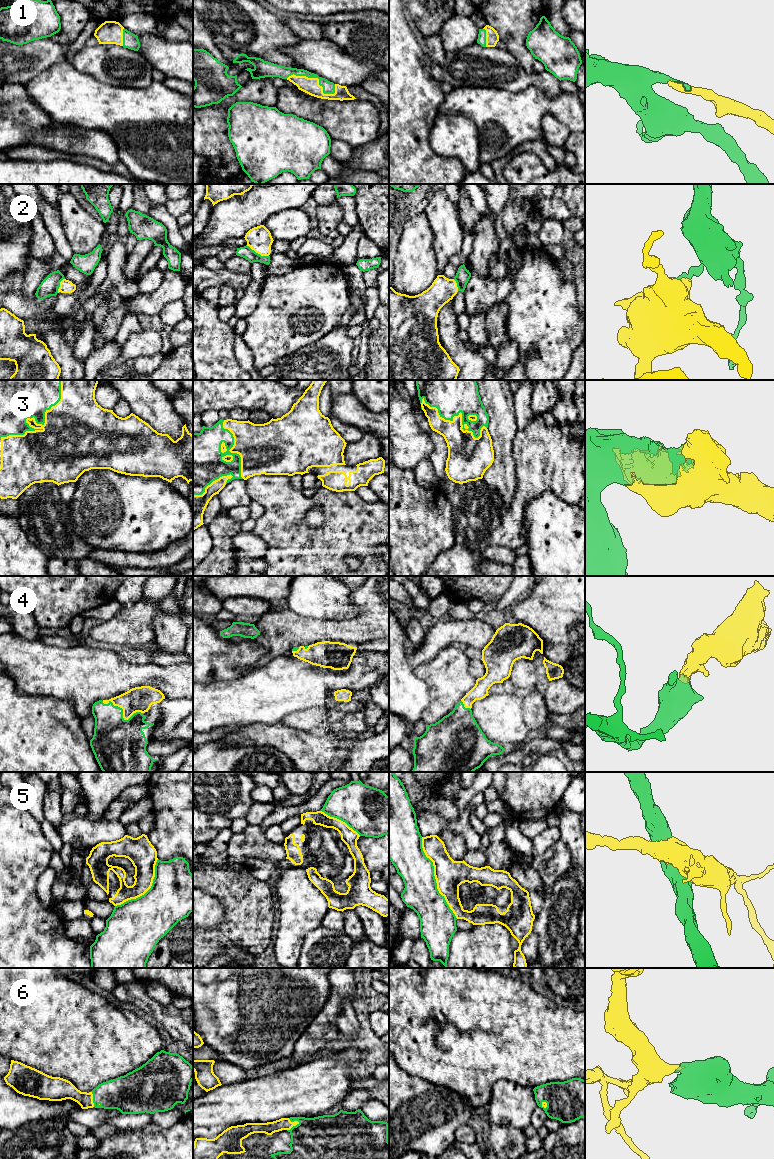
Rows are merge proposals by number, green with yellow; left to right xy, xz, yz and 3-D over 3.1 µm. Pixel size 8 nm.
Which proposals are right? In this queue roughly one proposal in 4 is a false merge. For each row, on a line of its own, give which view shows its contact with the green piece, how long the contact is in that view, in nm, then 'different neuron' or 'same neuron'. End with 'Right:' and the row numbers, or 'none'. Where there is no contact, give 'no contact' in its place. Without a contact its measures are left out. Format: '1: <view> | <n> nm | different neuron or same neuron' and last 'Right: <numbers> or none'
1: xz | 420 nm | same neuron
2: xz | 200 nm | different neuron
3: xy | 700 nm | same neuron
4: xy | 340 nm | same neuron
5: yz | 700 nm | different neuron
6: xz | 120 nm | same neuron
Right: 1, 3, 4, 6

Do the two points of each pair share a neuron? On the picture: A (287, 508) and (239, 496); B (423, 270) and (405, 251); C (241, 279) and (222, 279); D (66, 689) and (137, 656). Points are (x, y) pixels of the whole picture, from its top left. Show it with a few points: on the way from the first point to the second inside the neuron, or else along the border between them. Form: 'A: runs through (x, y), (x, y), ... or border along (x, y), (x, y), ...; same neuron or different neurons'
A: border along (245, 480), (247, 493), (252, 499); different neurons
B: runs through (418, 265), (410, 256); same neuron
C: runs through (236, 279), (227, 279); same neuron
D: border along (119, 652), (120, 656), (128, 663), (149, 663); different neurons

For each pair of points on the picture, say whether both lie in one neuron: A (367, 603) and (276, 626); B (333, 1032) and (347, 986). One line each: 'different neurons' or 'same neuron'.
A: same neuron
B: same neuron

